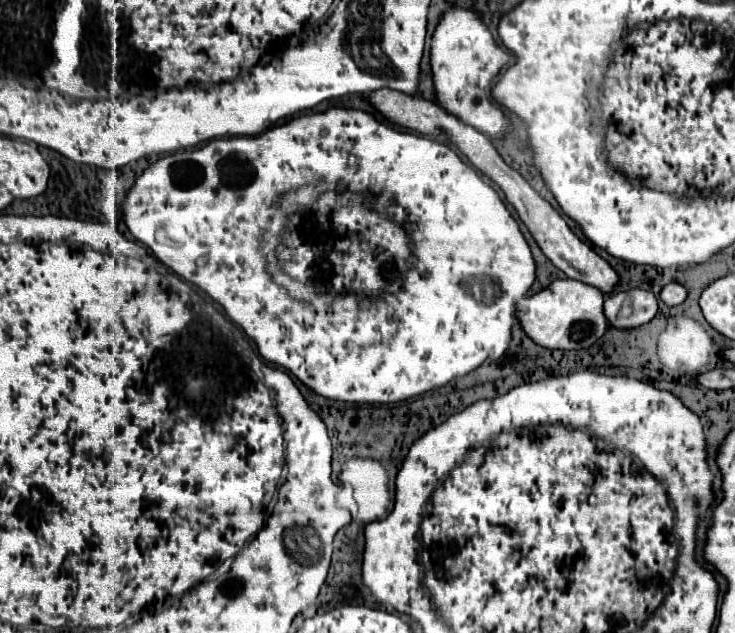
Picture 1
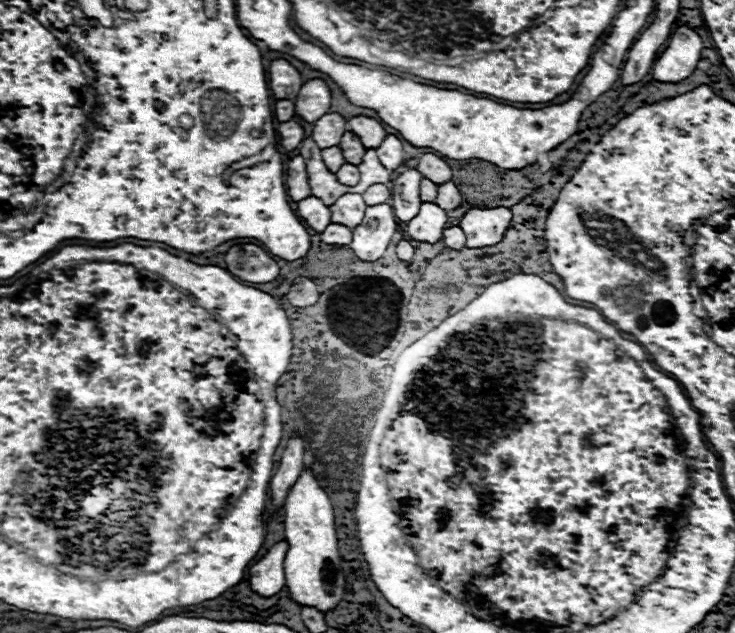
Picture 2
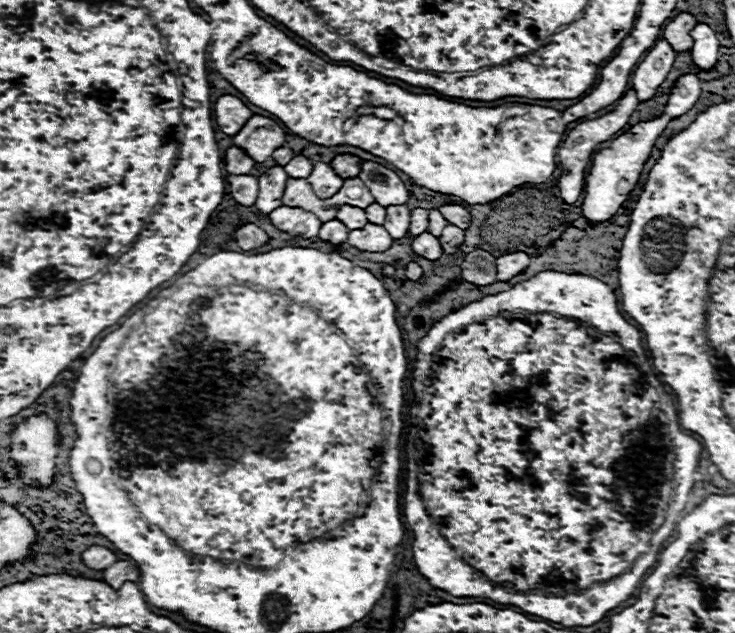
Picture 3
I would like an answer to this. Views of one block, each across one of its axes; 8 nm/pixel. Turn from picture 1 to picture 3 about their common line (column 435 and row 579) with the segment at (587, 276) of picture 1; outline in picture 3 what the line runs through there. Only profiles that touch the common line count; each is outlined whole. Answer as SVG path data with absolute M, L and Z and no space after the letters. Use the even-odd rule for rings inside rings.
M116 562L104 570L104 582L112 588L120 588L124 582L140 582L140 572L130 562Z

